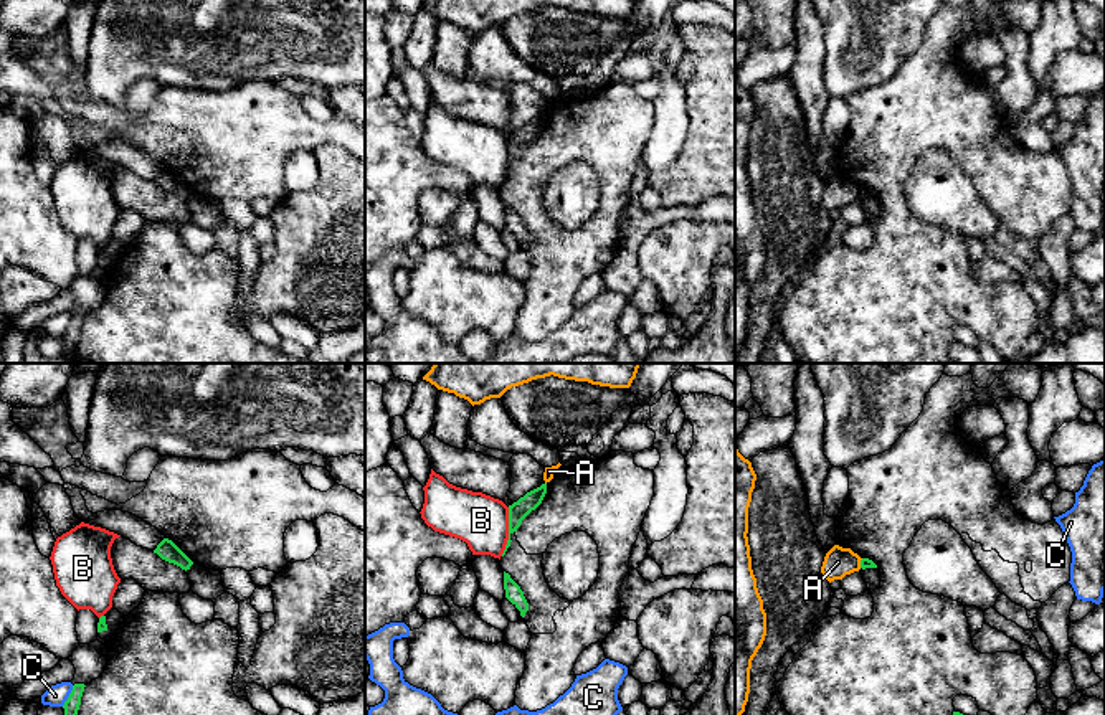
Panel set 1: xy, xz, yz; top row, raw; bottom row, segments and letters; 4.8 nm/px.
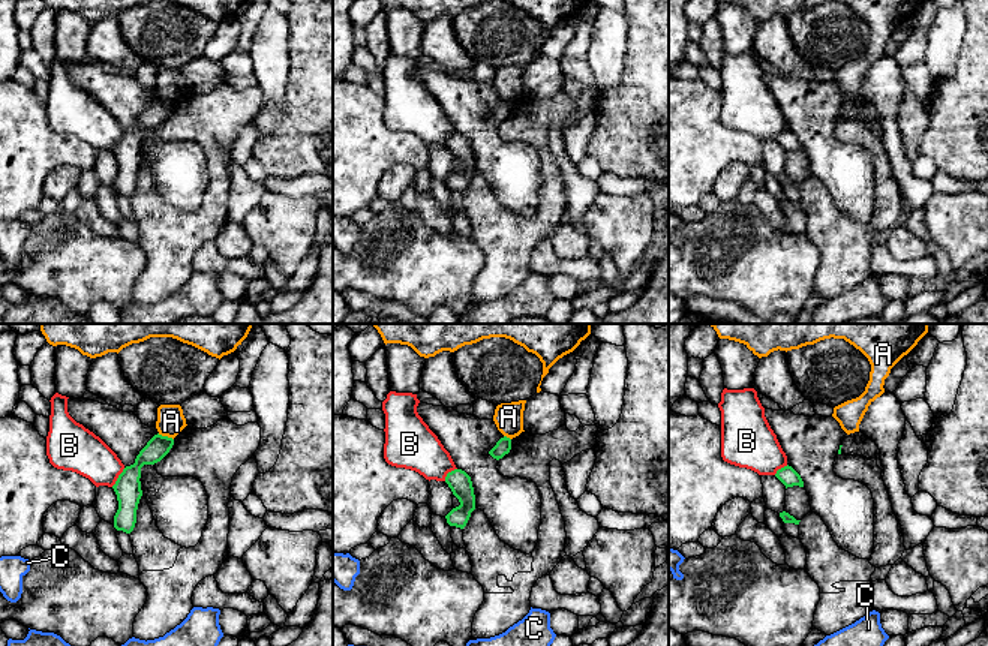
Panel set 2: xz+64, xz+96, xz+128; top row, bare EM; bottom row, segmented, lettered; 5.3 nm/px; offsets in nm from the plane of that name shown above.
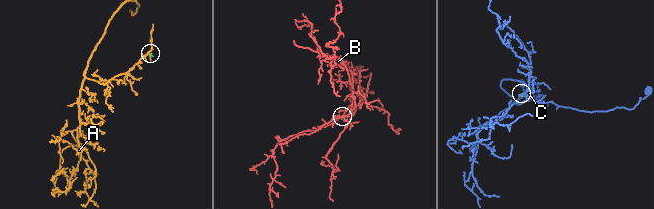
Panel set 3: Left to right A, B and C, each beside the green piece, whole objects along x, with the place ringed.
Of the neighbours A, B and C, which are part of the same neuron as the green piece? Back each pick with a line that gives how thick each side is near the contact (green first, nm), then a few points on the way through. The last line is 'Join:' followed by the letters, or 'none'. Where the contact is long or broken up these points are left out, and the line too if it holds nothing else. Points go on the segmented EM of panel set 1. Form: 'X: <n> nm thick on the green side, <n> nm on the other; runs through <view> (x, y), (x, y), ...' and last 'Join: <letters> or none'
Join: none

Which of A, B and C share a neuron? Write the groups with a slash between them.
A / B / C

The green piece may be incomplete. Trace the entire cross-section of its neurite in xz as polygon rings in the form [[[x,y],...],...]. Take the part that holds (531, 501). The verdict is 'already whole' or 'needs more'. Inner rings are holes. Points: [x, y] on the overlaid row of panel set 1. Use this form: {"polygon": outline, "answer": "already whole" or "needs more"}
{"polygon": [[[542,484],[540,487],[527,492],[517,502],[509,505],[509,540],[507,540],[502,556],[505,555],[507,548],[510,547],[510,542],[512,542],[510,535],[514,532],[517,532],[522,520],[542,504],[545,494],[547,494],[547,484]]], "answer": "already whole"}

